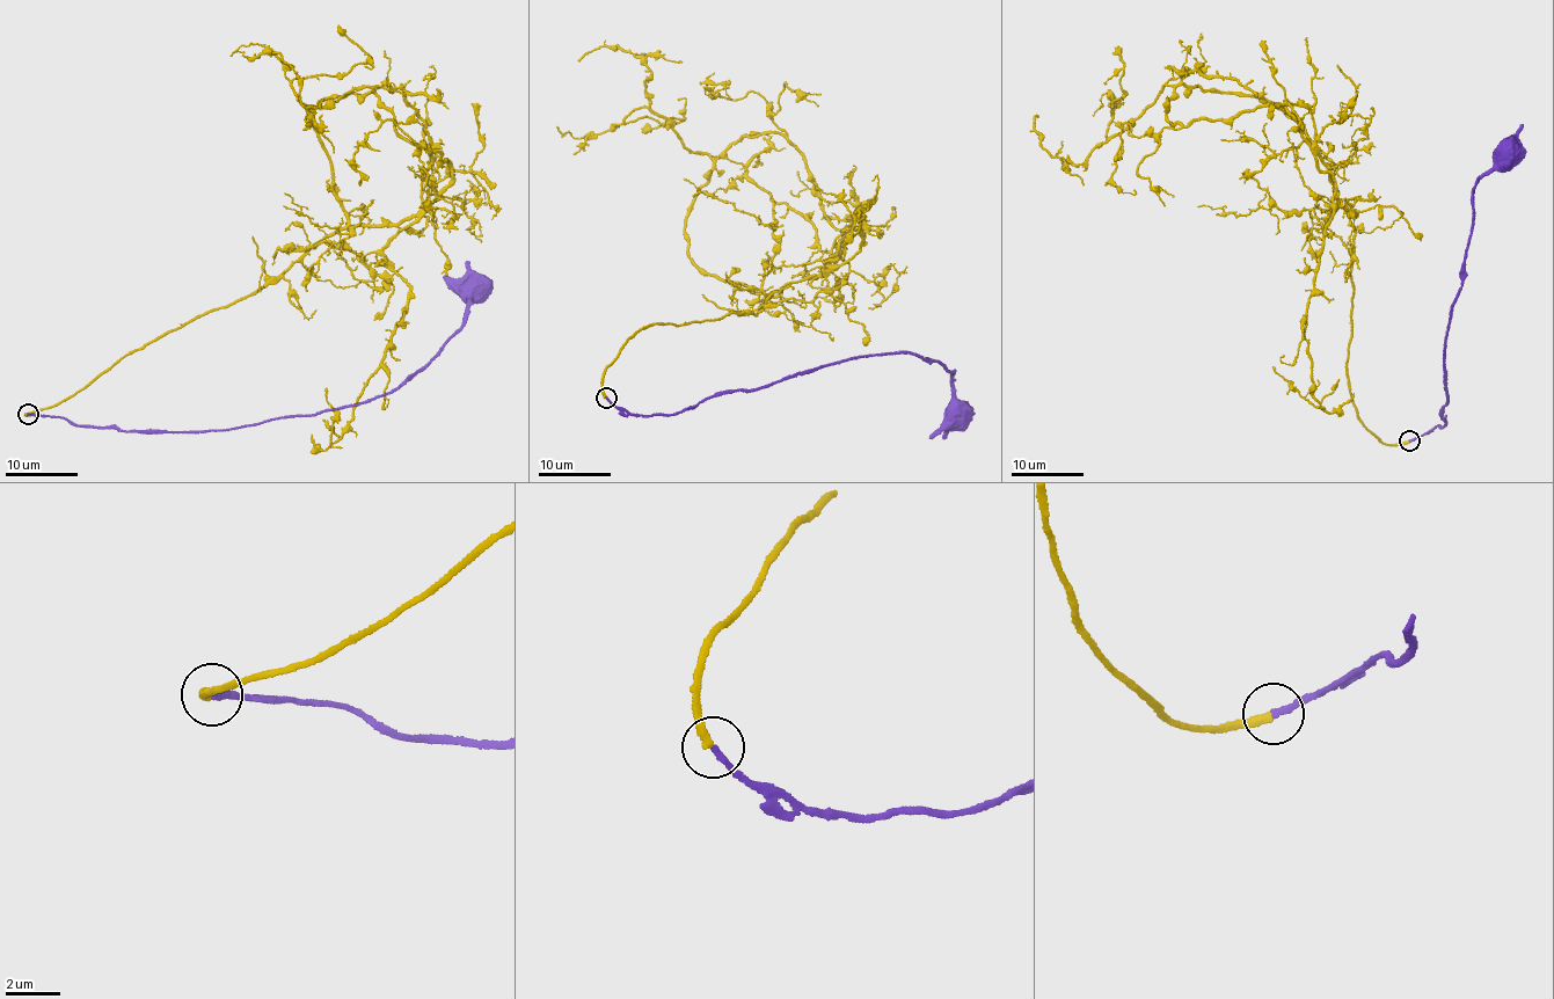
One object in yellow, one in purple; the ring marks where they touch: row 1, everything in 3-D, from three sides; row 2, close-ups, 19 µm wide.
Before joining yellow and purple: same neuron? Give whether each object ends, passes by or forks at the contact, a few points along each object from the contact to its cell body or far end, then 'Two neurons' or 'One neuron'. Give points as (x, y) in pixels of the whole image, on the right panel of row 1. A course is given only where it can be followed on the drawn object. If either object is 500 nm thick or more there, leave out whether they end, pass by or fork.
At the ring yellow ends. At the ring purple ends. Course of yellow: (1409, 440), (1381, 444), (1352, 396), (1356, 235), (1327, 153), (1266, 100), (1176, 84), (1107, 139), (1114, 46). Course of purple: (1410, 440), (1447, 422), (1441, 413), (1449, 402), (1444, 348), (1466, 275), (1476, 182), (1501, 151). One neuron

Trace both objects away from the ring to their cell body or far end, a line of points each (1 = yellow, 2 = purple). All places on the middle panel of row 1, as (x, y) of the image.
1: (605, 398), (637, 332), (782, 289), (693, 261), (713, 162), (642, 107), (625, 118), (684, 117), (641, 128)
2: (606, 398), (629, 413), (677, 415), (720, 393), (753, 392), (852, 358), (899, 354), (954, 371), (953, 408)

